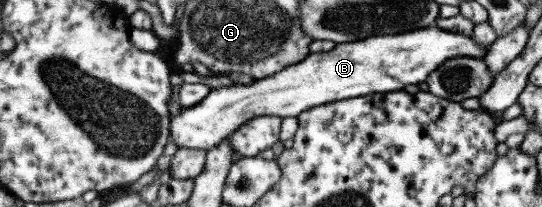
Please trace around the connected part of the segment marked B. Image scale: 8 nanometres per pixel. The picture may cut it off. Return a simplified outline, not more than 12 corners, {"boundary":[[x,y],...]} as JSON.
{"boundary":[[435,24],[308,53],[170,116],[176,148],[418,85],[488,47]]}

